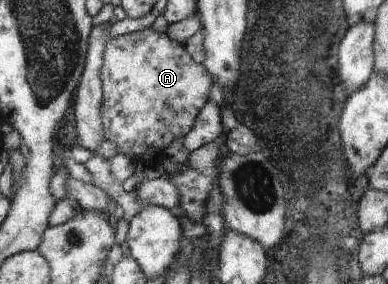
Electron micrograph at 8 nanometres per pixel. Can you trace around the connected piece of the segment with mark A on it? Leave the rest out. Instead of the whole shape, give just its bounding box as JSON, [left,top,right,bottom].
[99,27,213,162]

